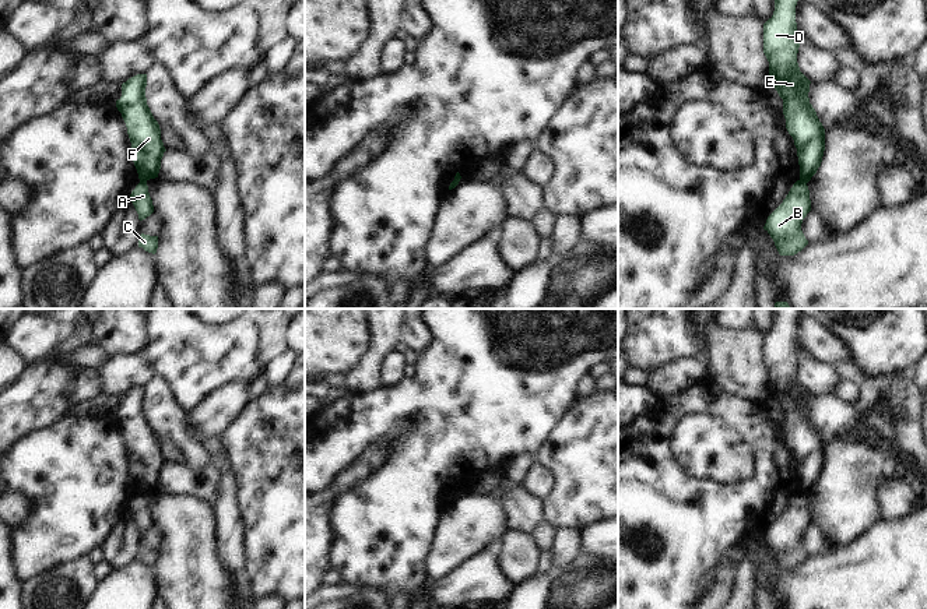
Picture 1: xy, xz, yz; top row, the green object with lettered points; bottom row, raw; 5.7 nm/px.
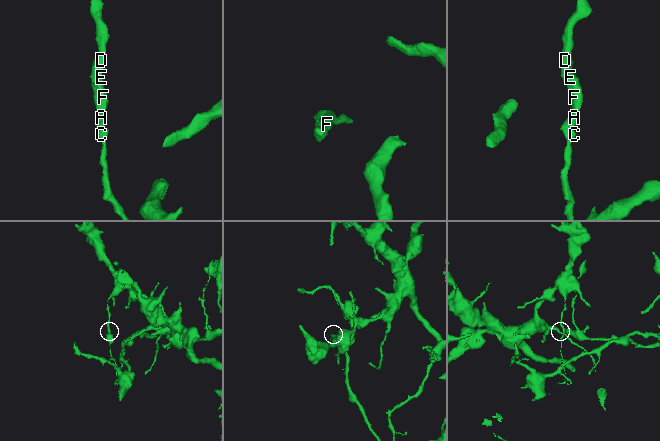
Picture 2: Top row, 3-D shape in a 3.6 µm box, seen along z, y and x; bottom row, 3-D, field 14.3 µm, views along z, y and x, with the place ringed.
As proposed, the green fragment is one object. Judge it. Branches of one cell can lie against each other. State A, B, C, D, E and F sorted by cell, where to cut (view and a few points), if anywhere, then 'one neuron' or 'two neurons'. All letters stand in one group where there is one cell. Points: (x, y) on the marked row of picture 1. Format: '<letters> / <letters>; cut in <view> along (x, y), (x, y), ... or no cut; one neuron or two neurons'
A B C / D E F; cut in xy along (146, 180), (140, 183); two neurons

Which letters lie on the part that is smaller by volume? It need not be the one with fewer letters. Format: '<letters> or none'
A, B, C

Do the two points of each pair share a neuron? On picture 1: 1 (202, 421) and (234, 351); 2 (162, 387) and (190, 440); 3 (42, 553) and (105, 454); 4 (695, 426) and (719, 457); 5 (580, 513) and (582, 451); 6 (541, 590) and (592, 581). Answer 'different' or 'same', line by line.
1: different
2: same
3: same
4: same
5: same
6: same

